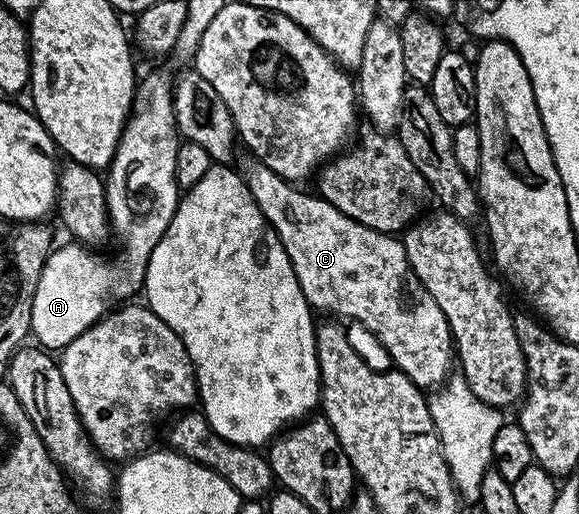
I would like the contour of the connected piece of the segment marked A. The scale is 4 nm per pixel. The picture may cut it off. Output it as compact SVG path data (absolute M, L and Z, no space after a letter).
M150 74L137 83L134 104L130 117L118 141L114 159L104 174L106 184L106 212L113 237L118 237L122 251L111 262L105 262L93 254L93 249L82 244L51 249L36 284L36 296L32 300L32 320L30 334L39 347L50 352L60 352L76 336L80 336L90 326L95 326L119 304L125 303L146 284L146 265L152 256L152 248L160 244L160 236L168 228L178 207L180 191L176 184L176 152L180 135L174 115L174 82L166 74Z

